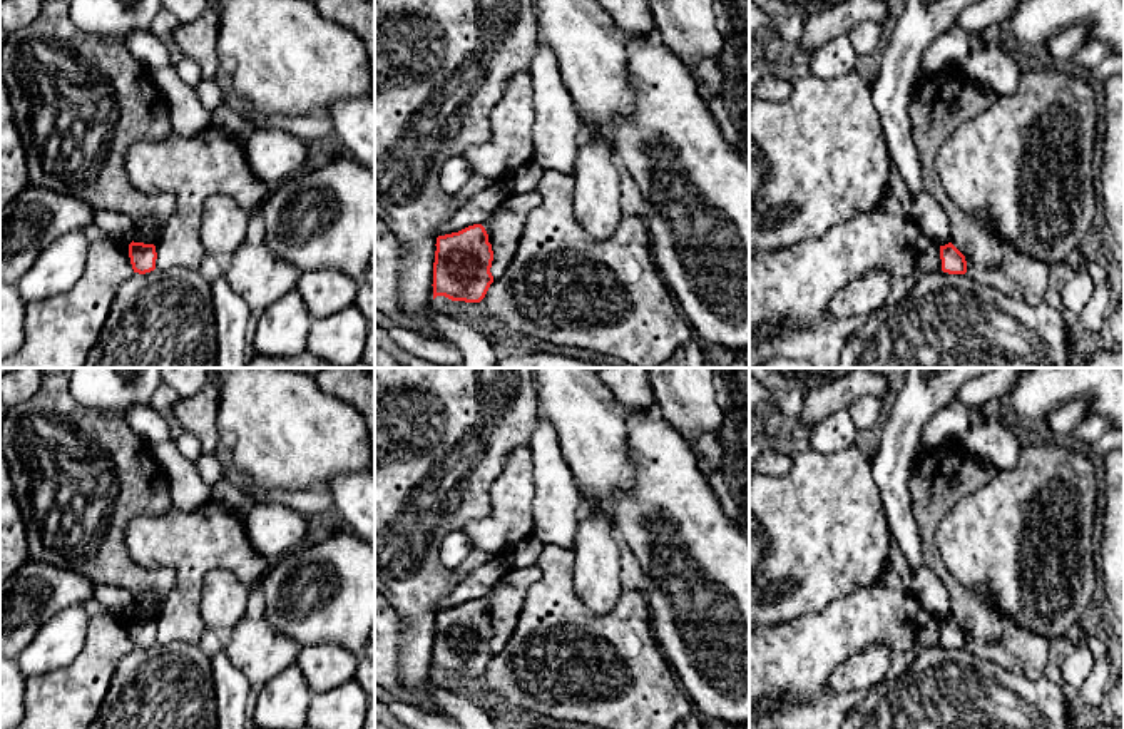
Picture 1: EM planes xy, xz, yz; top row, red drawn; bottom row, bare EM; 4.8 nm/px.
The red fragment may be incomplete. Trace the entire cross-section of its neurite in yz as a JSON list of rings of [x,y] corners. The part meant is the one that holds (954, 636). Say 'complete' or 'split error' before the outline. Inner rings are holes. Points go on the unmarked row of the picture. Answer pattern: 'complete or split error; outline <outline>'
complete; outline [[[952,619],[940,620],[942,645],[948,649],[965,649],[965,630]]]

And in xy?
complete; outline [[[132,615],[129,619],[129,632],[134,647],[146,649],[156,644],[157,627],[154,619]]]

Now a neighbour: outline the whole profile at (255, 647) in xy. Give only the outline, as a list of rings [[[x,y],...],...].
[[[243,617],[229,630],[224,654],[248,677],[249,687],[259,692],[273,677],[296,664],[299,649],[266,619]]]

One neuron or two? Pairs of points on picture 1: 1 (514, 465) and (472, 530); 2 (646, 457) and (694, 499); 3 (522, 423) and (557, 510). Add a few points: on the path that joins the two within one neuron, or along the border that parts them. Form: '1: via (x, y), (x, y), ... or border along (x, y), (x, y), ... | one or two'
1: via (514, 485), (512, 504), (492, 524) | one
2: via (658, 469), (683, 494) | one
3: border along (539, 412), (539, 422), (529, 443) | two

